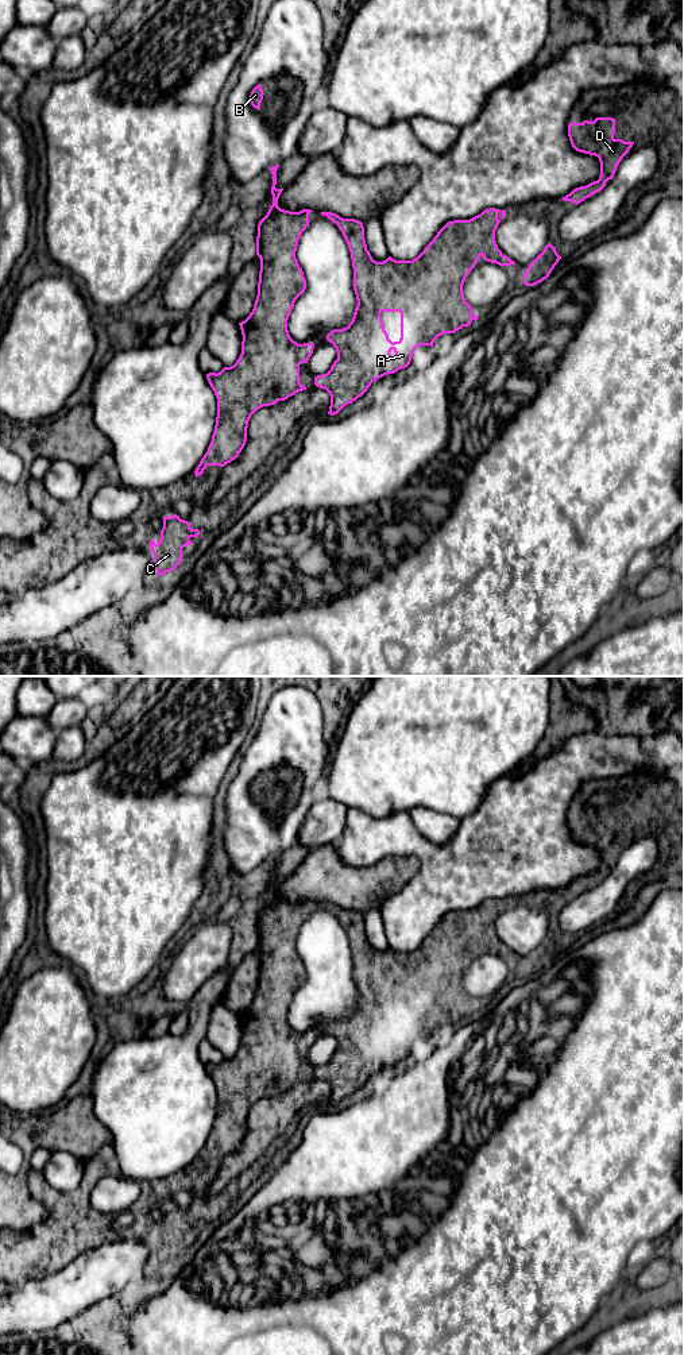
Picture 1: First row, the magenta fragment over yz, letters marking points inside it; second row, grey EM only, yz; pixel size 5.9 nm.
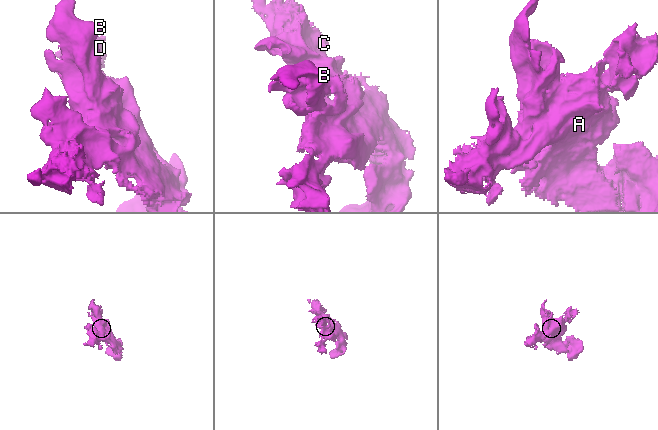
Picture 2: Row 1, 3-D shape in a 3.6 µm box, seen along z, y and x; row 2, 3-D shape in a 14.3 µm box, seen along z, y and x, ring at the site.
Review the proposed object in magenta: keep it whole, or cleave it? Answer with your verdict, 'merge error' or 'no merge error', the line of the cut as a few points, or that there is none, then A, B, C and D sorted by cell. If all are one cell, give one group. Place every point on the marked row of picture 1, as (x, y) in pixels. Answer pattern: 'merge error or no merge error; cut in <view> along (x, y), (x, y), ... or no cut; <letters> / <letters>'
no merge error; no cut; A B C D

